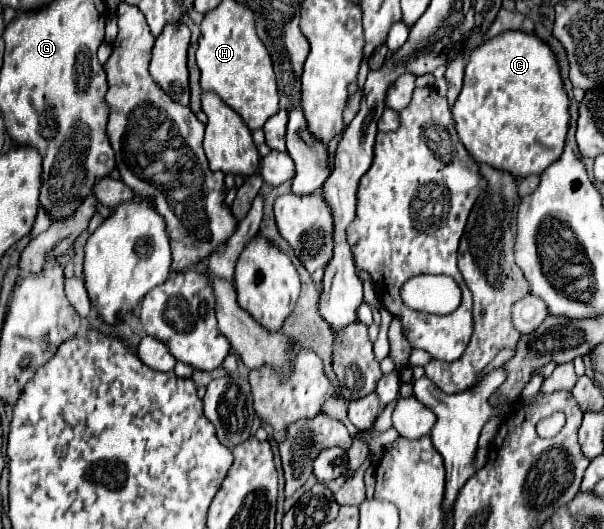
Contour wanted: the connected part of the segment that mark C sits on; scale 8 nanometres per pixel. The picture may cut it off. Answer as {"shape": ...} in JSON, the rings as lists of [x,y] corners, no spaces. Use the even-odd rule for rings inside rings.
{"shape":[[[504,32],[486,40],[470,54],[464,86],[452,106],[452,116],[462,144],[478,164],[506,170],[516,178],[542,174],[552,162],[560,158],[570,120],[568,96],[552,50],[536,34],[526,32]]]}

